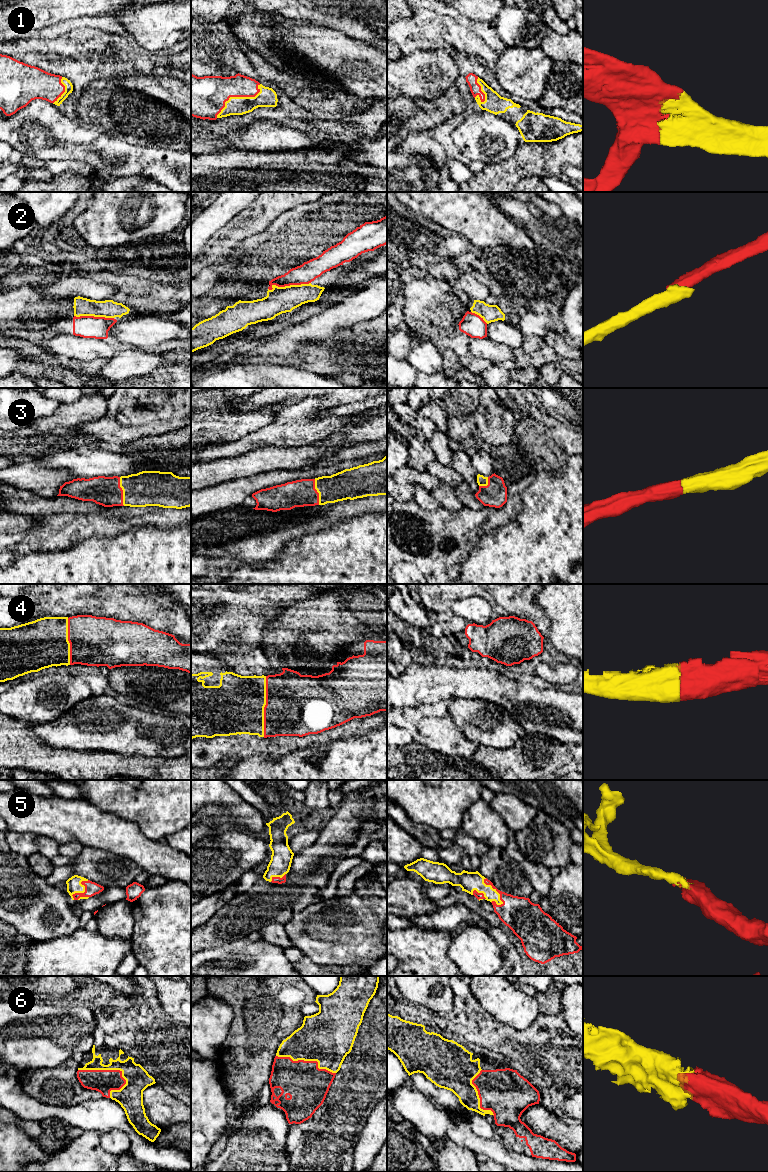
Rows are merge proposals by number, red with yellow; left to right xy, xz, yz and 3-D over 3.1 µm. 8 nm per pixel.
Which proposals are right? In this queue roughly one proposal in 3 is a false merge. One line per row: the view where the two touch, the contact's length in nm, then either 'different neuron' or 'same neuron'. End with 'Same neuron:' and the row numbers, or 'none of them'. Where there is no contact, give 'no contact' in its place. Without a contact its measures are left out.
1: contact in xz; length 440 nm; same neuron
2: contact in xz; length 340 nm; different neuron
3: contact in xy; length 240 nm; same neuron
4: contact in xz; length 480 nm; same neuron
5: contact in yz; length 260 nm; same neuron
6: contact in xy; length 400 nm; same neuron
Same neuron: 1, 3, 4, 5, 6

